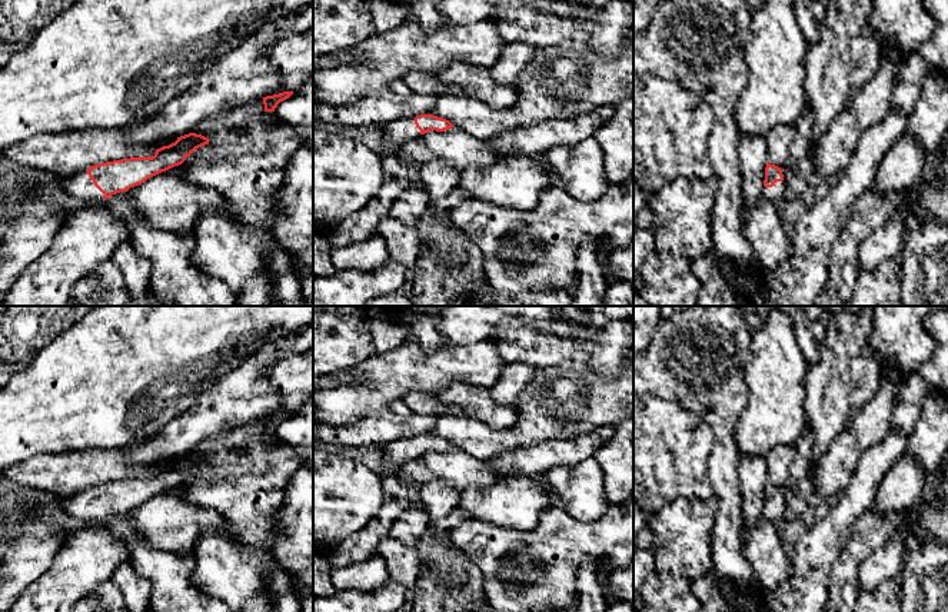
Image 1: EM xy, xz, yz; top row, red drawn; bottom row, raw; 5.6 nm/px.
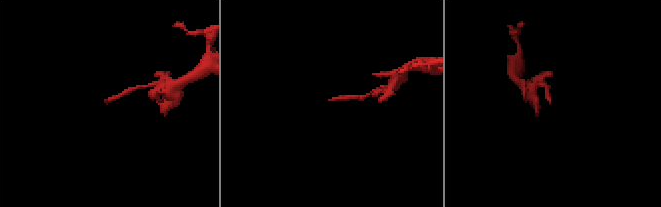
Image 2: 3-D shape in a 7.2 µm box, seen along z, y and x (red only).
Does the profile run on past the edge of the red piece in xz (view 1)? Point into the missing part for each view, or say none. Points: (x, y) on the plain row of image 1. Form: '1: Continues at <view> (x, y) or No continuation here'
1: Continues at xz (361, 546)

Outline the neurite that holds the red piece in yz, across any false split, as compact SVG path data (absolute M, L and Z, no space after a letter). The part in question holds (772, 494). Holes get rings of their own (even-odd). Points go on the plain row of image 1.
M768 483L765 488L764 513L771 522L779 522L786 510L781 488Z

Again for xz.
M420 435L383 446L382 468L377 472L382 478L382 508L366 526L329 551L332 569L363 563L375 556L379 543L389 536L396 519L409 508L410 499L399 479L399 468L430 450L445 452L450 448L455 446L449 440L433 435Z

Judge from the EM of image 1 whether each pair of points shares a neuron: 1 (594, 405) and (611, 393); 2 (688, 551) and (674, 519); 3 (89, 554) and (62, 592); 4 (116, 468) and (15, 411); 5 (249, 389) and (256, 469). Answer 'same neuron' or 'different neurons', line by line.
1: same neuron
2: same neuron
3: same neuron
4: different neurons
5: different neurons

